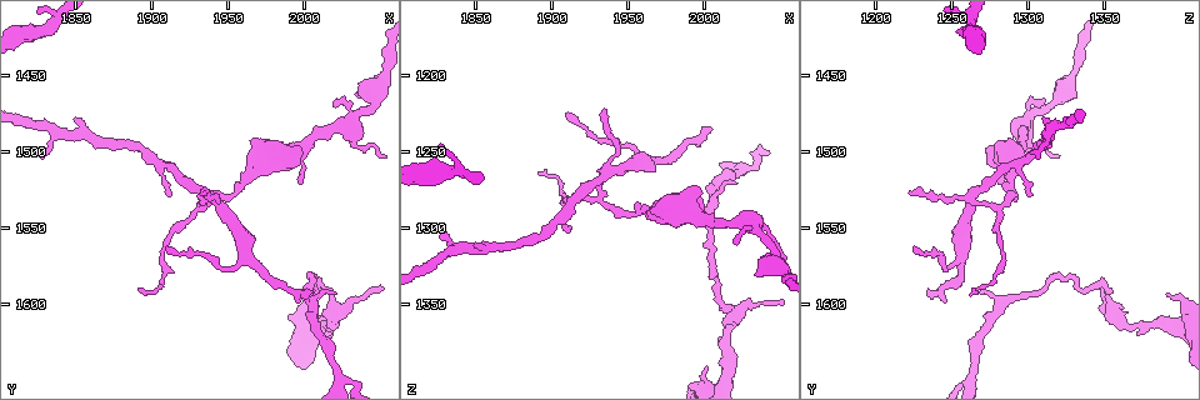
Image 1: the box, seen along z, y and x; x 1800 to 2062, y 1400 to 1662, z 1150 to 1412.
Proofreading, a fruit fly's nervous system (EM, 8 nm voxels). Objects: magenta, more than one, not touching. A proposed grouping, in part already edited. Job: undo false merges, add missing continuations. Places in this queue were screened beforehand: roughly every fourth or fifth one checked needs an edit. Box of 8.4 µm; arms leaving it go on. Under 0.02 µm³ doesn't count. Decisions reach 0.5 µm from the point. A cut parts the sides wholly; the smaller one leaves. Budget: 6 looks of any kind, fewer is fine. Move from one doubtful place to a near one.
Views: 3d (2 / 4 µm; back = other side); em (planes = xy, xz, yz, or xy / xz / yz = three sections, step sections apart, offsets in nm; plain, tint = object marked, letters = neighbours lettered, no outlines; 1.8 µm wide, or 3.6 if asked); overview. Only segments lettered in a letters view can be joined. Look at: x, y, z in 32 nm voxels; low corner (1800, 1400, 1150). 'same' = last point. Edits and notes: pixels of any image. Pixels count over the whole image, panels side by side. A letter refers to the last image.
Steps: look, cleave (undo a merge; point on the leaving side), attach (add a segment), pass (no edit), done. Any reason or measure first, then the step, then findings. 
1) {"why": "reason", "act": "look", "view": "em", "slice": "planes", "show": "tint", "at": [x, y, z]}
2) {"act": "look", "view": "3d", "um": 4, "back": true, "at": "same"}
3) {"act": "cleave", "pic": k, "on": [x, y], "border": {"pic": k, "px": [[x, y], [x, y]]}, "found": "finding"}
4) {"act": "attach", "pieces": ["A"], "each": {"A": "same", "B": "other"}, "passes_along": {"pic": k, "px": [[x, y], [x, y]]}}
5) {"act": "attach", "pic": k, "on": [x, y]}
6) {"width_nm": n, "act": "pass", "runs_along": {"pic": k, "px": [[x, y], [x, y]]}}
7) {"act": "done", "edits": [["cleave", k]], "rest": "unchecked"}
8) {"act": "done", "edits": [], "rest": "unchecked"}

{"why": "free end", "act": "look", "view": "3d", "um": 4, "back": true, "at": [2002, 1592, 1234]}

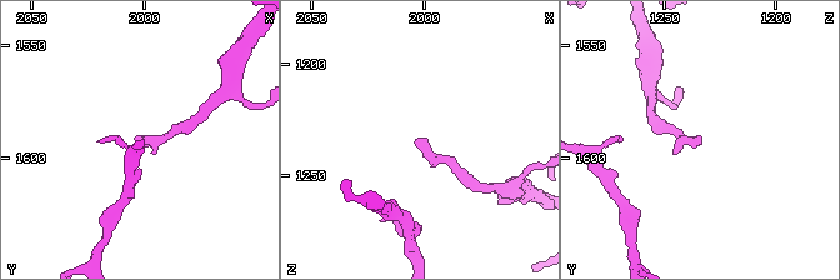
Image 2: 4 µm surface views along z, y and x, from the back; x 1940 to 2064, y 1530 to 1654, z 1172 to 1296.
{"act": "look", "view": "em", "slice": "xz", "step": 8, "show": "letters", "at": [2002, 1592, 1233]}

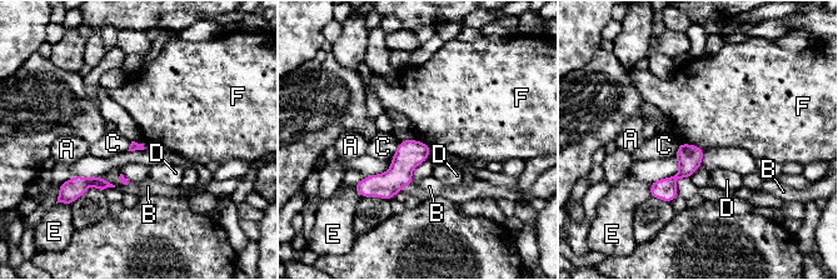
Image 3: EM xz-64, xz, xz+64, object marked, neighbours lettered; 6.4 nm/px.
{"act": "attach", "pieces": ["B"], "each": {"A": "other", "B": "same", "C": "other", "D": "other", "E": "other", "F": "other"}, "passes_along": {"pic": 3, "px": [[409, 154], [407, 185], [429, 186]]}, "found": "it goes on there"}

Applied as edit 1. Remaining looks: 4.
{"why": "sharp bend", "act": "look", "view": "3d", "um": 4, "at": [2016, 1590, 1352]}

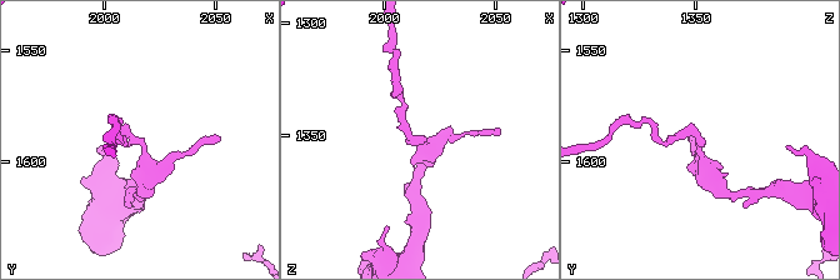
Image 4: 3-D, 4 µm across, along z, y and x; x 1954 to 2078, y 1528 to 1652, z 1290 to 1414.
{"act": "look", "view": "em", "um": 3.6, "slice": "planes", "show": "tint", "at": [2015, 1589, 1352]}

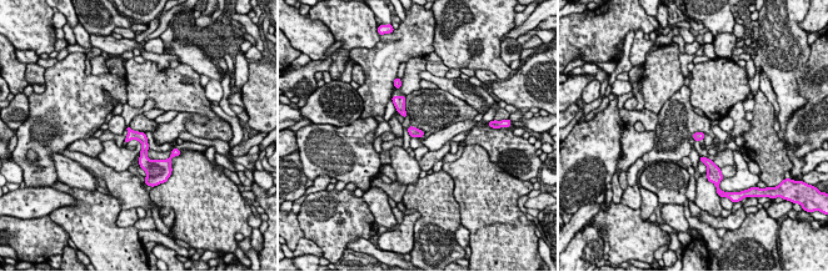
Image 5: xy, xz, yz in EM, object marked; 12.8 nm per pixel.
{"act": "look", "view": "em", "um": 3.6, "slice": "planes", "show": "letters", "at": "same"}

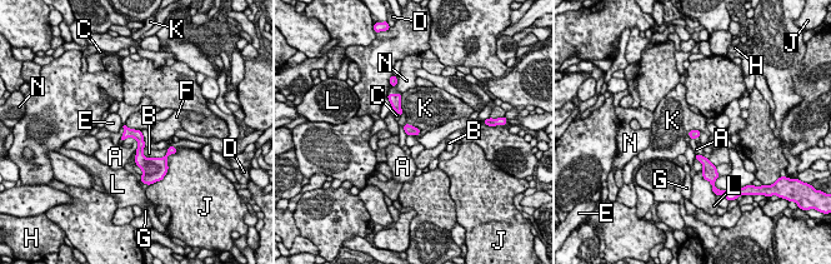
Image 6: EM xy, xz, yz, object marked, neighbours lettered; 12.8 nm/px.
{"longest_contact_nm": ["B", 380], "act": "pass", "each": {"A": "other", "B": "other", "C": "other", "D": "other", "E": "other", "F": "other", "G": "other", "H": "other", "J": "other", "K": "other", "L": "other", "N": "other"}, "found": "one neuron here"}

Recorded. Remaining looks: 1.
{"why": "thin neck", "act": "look", "view": "em", "slice": "yz", "step": 8, "show": "letters", "at": [2028, 1484, 1296]}

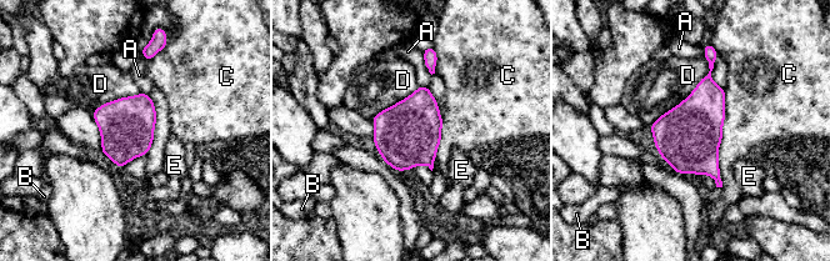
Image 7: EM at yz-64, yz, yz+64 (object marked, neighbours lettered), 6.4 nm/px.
{"longest_contact_nm": ["C", 600], "act": "pass", "each": {"A": "other", "B": "other", "C": "other", "D": "other", "E": "other"}, "border": {"pic": 7, "px": [[704, 55], [709, 71], [649, 126]]}, "found": "one neuron here"}

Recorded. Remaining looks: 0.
{"act": "done", "edits": [["attach", 3]], "rest": "unchecked"}

